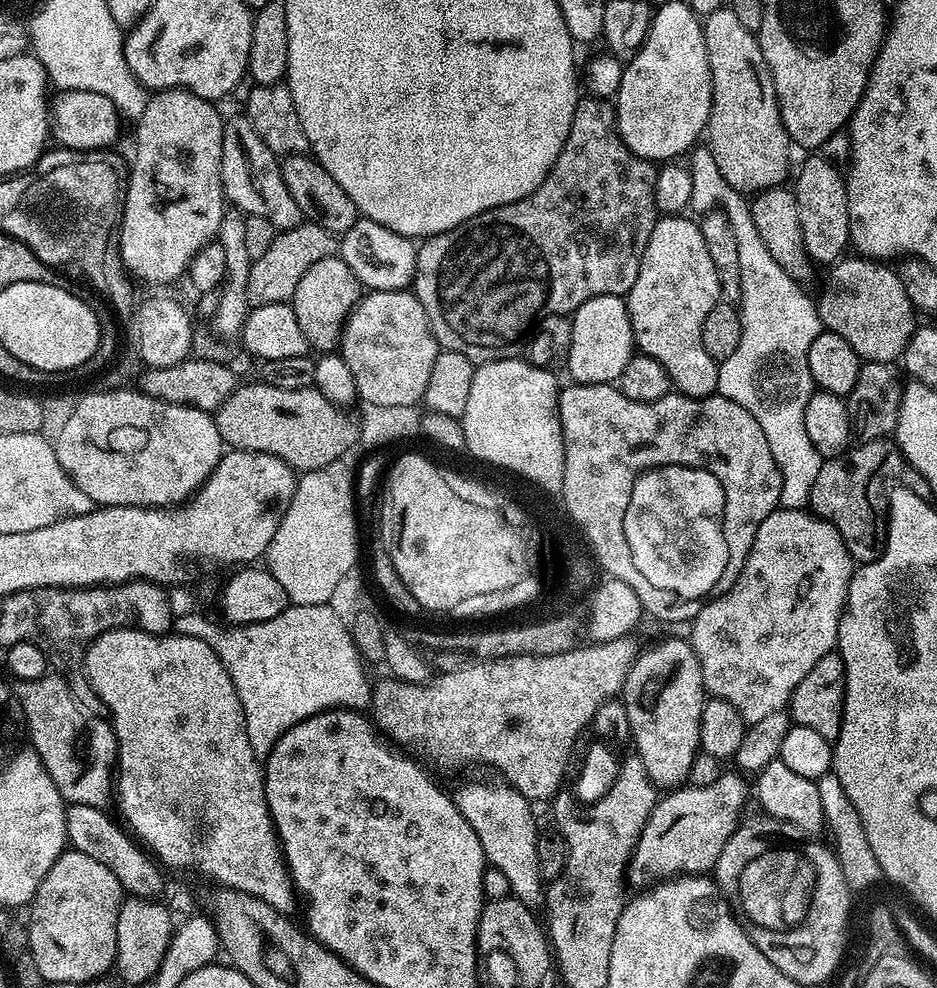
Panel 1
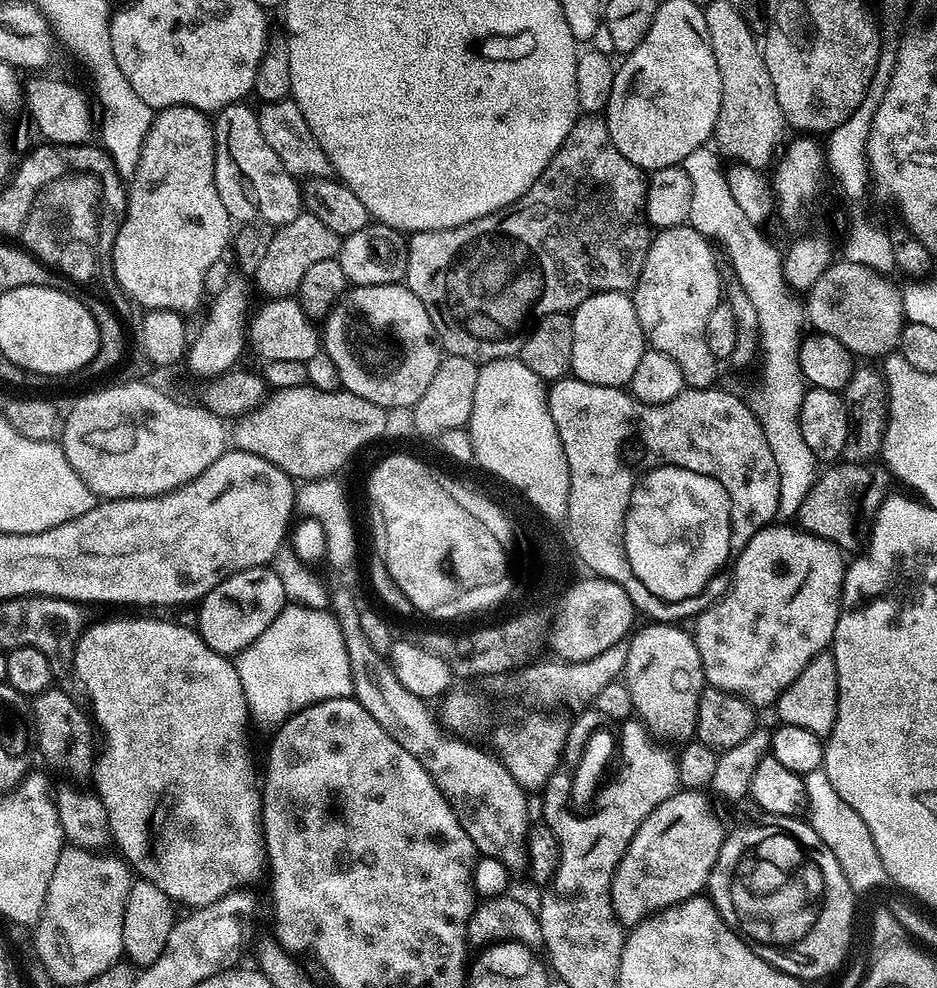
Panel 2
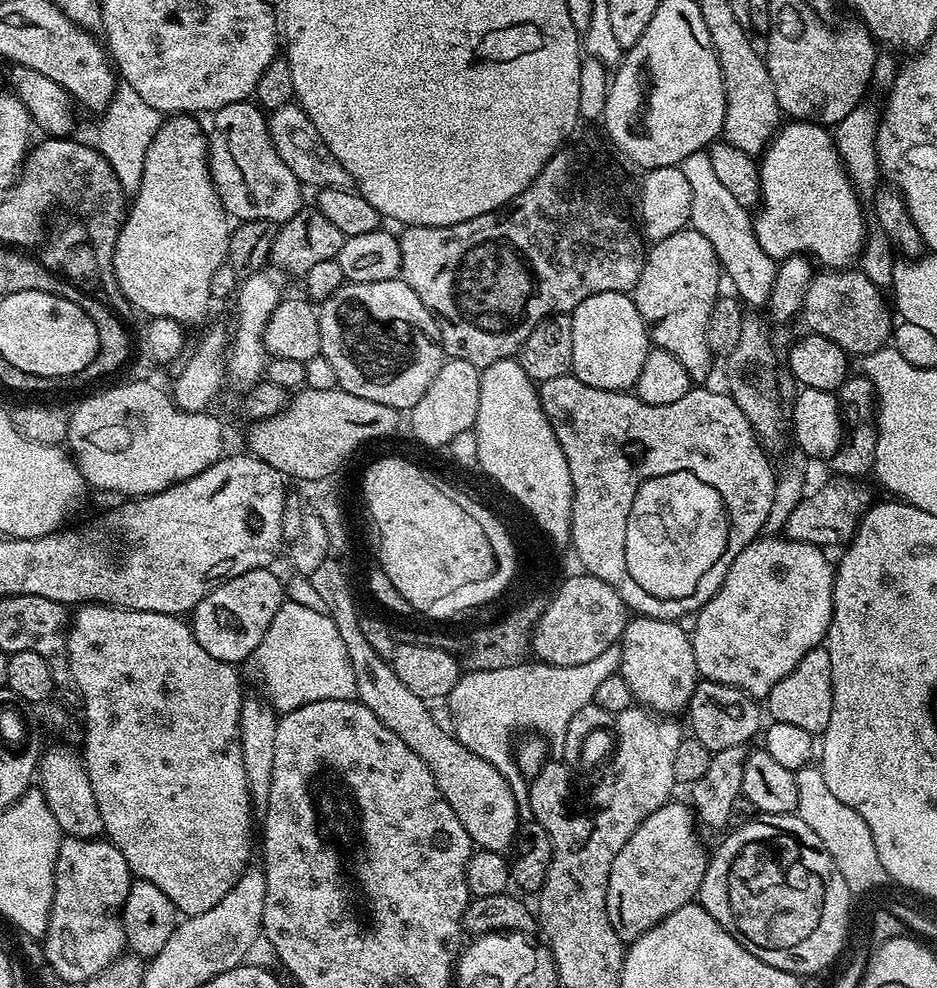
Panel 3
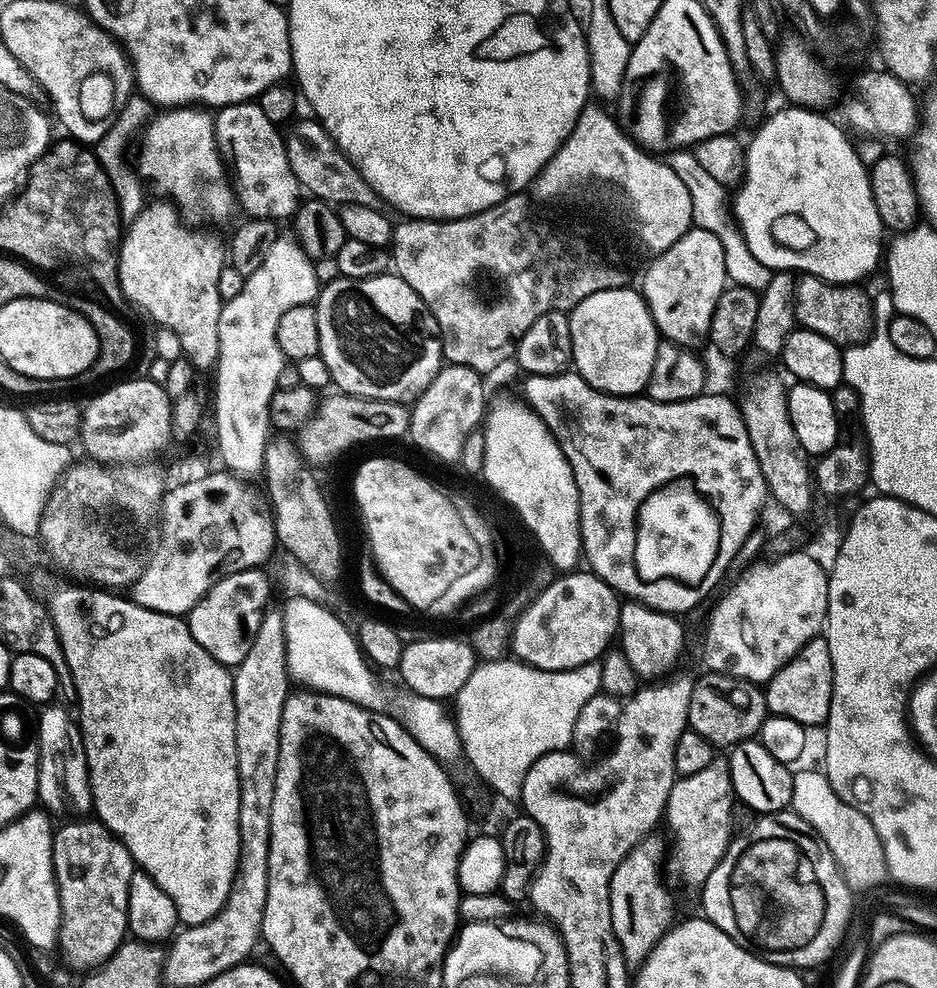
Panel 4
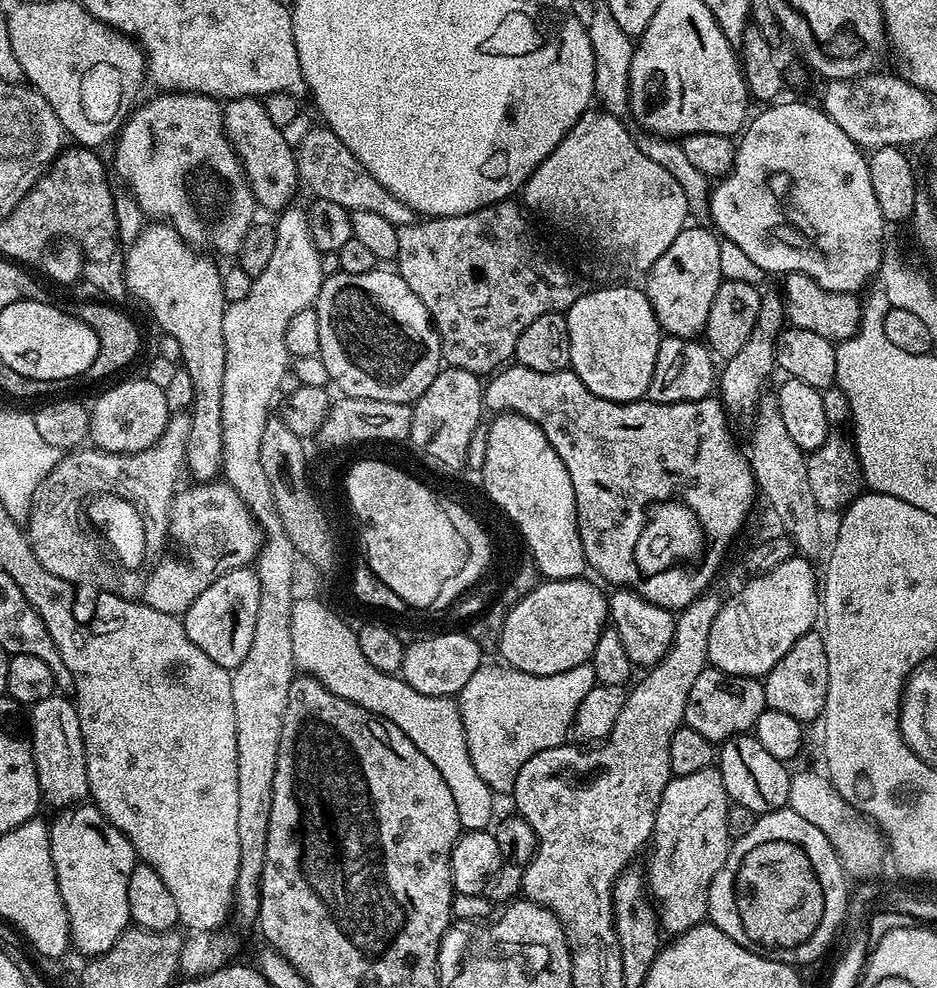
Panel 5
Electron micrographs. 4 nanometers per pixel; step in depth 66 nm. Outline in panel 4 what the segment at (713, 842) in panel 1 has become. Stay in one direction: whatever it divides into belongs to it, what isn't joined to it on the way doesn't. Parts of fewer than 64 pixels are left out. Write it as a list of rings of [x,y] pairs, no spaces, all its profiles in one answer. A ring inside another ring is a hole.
[[[648,833],[634,845],[611,876],[611,928],[618,938],[624,962],[630,968],[638,968],[644,963],[653,946],[668,932],[675,921],[674,900],[662,878],[666,846],[663,838],[657,834]]]

